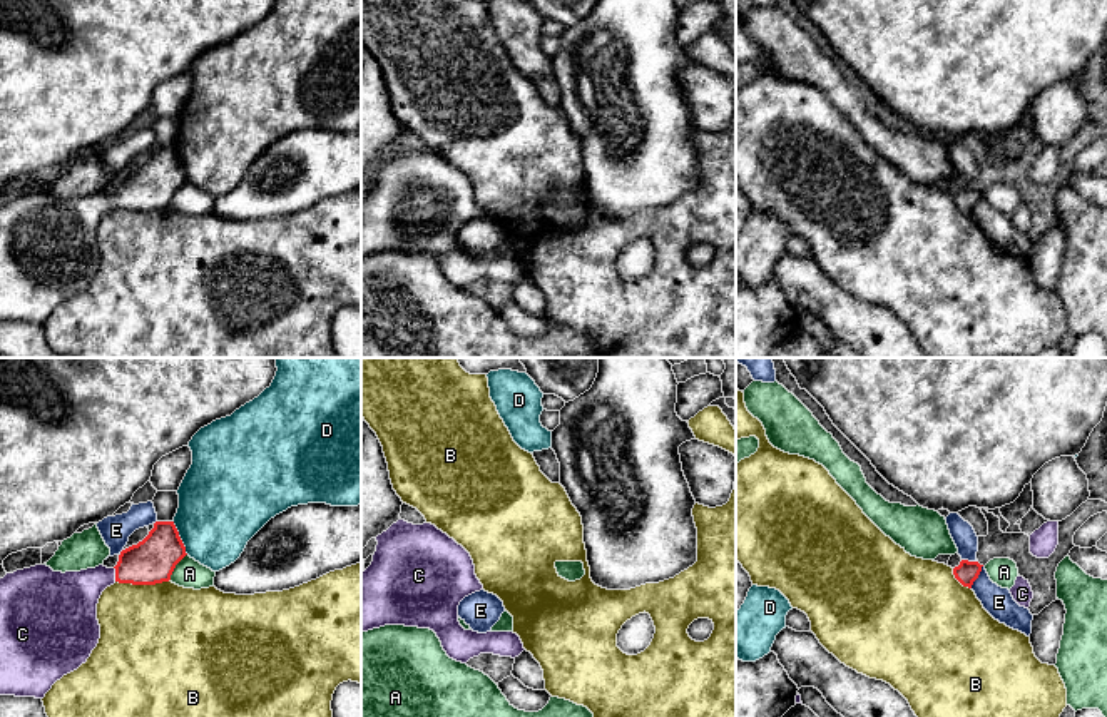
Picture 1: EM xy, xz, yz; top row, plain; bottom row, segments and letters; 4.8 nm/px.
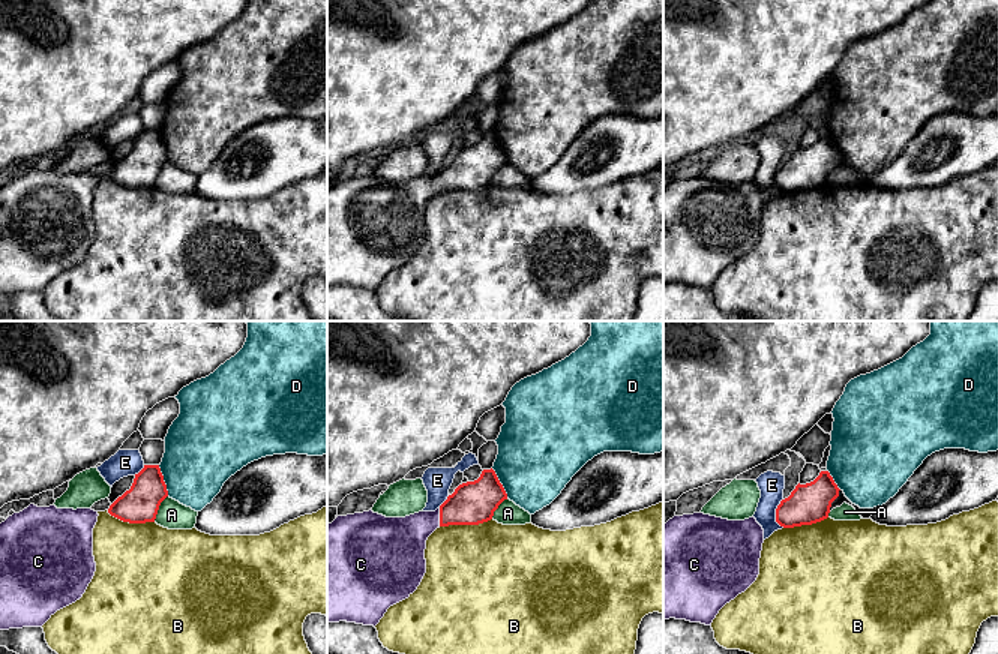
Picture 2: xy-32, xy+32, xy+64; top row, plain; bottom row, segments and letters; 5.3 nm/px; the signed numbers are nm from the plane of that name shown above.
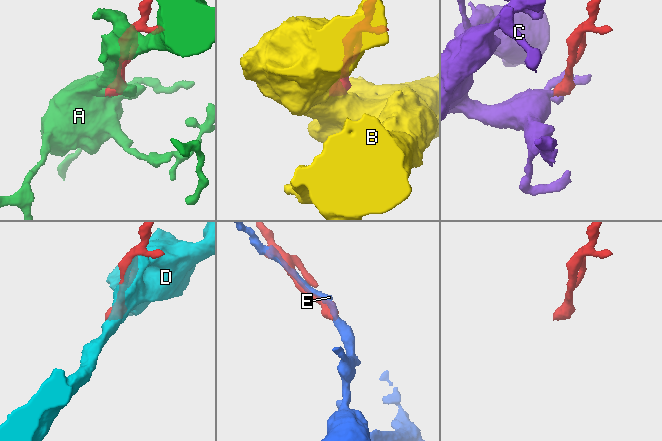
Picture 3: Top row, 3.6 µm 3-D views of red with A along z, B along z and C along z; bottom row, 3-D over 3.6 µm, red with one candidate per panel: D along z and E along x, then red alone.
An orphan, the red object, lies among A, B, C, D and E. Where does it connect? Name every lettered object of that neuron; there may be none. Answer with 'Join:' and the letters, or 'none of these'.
Join: C

